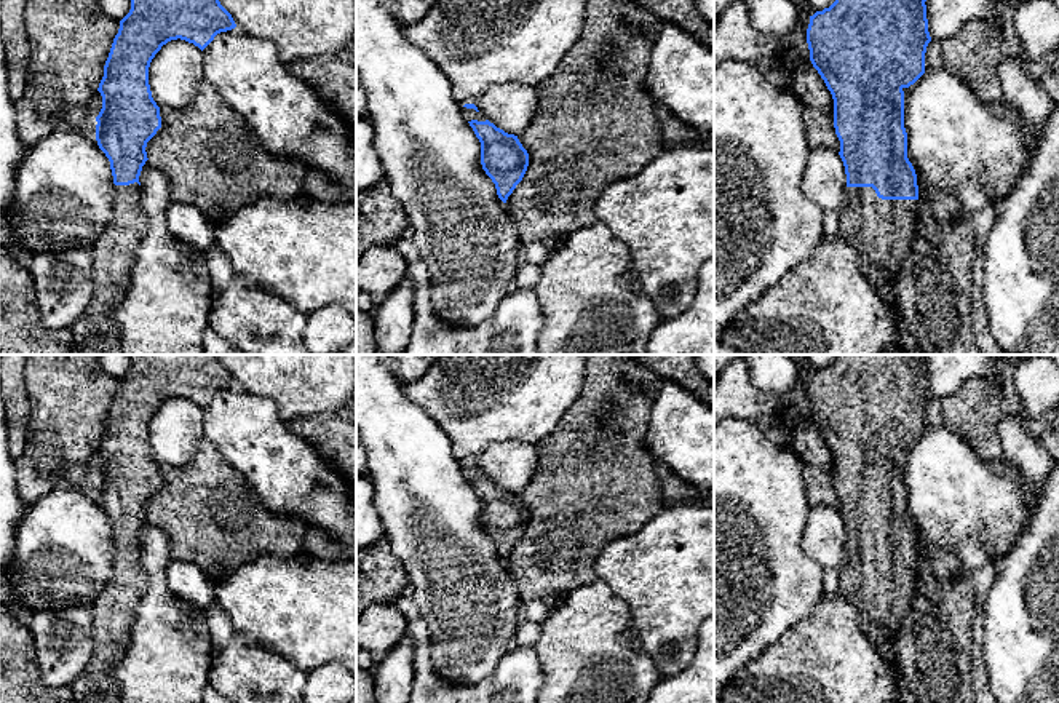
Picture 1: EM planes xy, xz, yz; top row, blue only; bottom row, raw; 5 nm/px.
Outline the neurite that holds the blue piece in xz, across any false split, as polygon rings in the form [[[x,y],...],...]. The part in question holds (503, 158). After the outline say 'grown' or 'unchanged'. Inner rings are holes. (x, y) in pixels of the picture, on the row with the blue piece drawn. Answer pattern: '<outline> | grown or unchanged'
[[[465,104],[463,113],[481,142],[482,169],[495,184],[498,198],[506,203],[527,171],[529,153],[518,136],[497,128],[474,104]]] | grown

